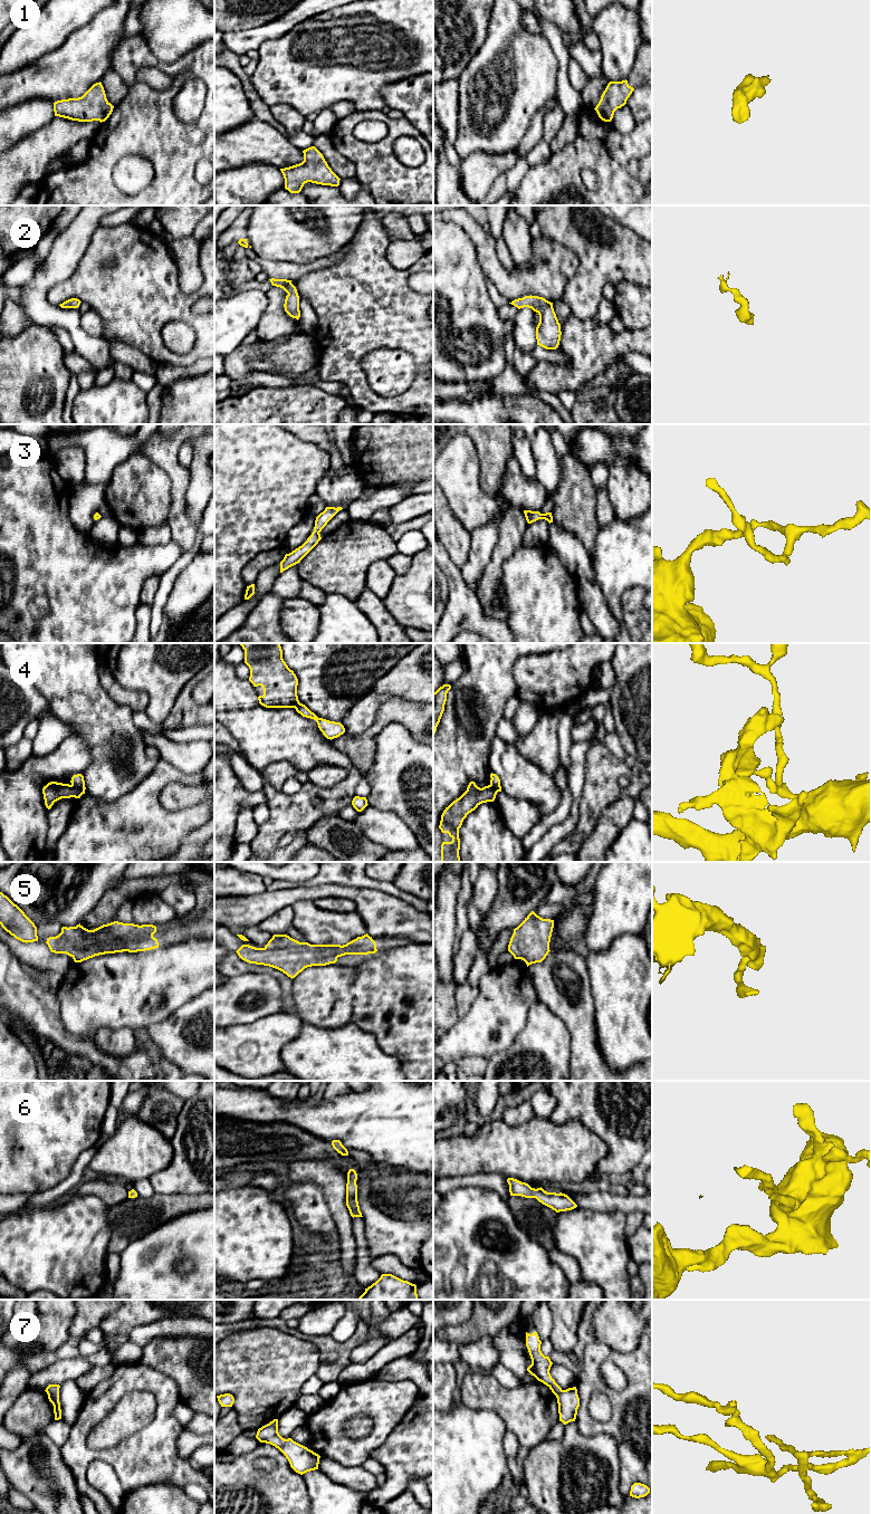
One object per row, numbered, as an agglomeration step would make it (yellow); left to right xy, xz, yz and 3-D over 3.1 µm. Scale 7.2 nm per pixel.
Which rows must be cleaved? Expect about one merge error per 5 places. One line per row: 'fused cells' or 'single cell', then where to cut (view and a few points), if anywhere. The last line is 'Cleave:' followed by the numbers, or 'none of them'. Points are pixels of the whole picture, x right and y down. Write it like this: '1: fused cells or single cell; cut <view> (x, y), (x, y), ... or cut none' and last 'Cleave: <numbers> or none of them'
1: single cell; cut none
2: single cell; cut none
3: single cell; cut none
4: fused cells; cut xy (72, 784), (82, 794)
5: single cell; cut none
6: single cell; cut none
7: single cell; cut none
Cleave: 4

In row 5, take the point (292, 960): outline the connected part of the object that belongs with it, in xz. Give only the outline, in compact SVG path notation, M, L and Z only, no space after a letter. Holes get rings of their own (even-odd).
M367 933L346 945L310 945L299 942L287 935L274 935L264 948L242 945L236 952L249 962L276 968L291 979L305 968L335 964L345 955L368 955L377 951Z

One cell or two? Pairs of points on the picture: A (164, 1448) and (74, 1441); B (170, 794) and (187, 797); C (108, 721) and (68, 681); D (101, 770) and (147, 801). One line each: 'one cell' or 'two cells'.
A: one cell
B: one cell
C: one cell
D: two cells

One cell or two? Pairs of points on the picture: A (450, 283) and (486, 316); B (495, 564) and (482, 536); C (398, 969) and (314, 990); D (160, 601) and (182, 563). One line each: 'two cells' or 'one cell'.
A: one cell
B: two cells
C: two cells
D: one cell

